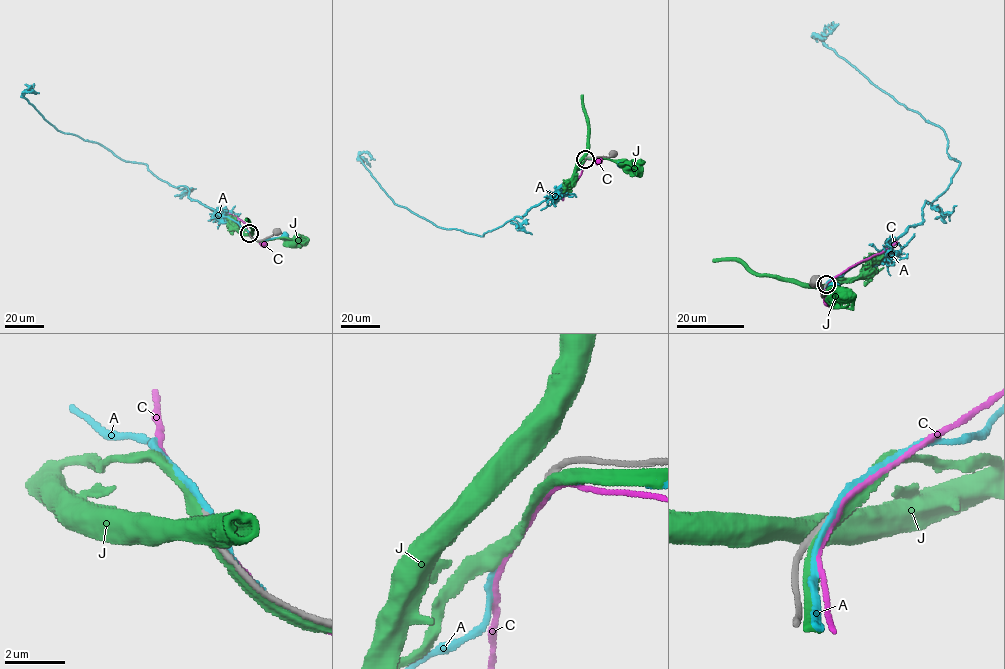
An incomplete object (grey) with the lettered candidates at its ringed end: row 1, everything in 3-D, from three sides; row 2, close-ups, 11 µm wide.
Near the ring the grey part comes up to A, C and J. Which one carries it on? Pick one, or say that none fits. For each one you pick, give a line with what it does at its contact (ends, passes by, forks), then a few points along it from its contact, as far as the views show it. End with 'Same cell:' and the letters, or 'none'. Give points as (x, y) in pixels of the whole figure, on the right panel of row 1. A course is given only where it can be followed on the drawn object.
Same cell: none

